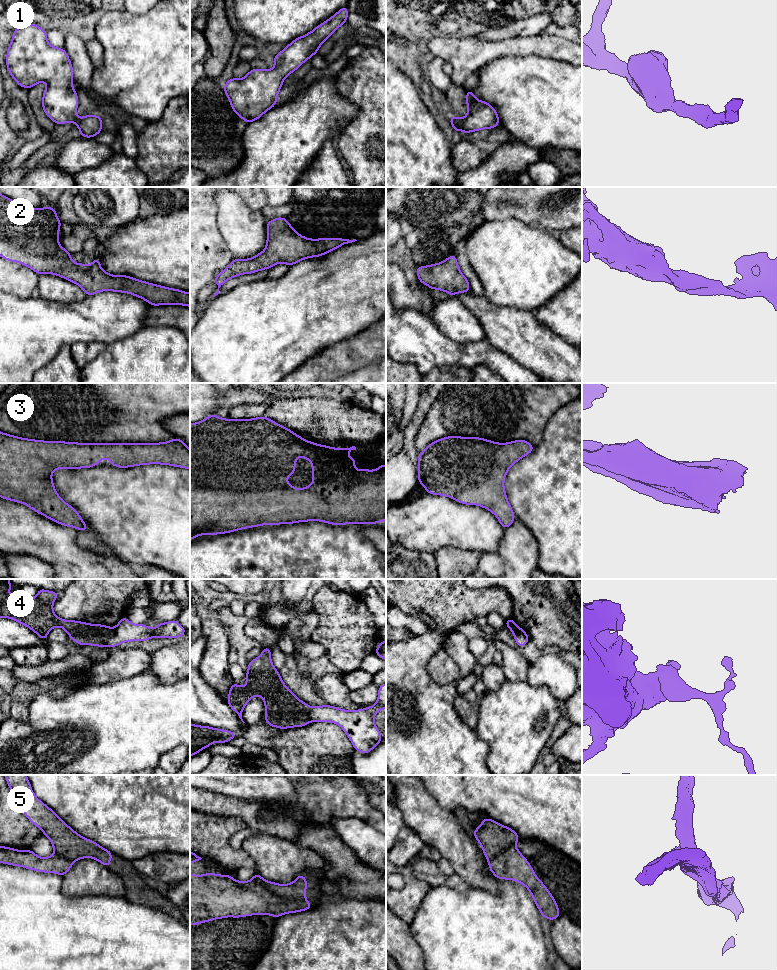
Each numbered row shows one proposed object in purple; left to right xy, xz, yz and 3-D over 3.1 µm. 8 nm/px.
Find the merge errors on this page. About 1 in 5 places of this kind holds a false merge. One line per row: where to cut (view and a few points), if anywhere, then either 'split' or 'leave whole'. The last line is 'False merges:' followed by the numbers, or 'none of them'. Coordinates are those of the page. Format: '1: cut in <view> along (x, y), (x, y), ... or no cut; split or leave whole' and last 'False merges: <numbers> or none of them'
1: no cut; leave whole
2: no cut; leave whole
3: no cut; leave whole
4: no cut; leave whole
5: cut in xz along (253, 878), (276, 895), (298, 900); split
False merges: 5

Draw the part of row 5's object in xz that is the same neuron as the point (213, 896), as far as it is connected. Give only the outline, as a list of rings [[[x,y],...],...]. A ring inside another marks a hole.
[[[190,874],[190,926],[227,917],[271,915],[276,918],[284,914],[297,913],[311,908],[312,903],[306,899],[299,901],[276,896],[254,879],[236,881],[232,875]]]

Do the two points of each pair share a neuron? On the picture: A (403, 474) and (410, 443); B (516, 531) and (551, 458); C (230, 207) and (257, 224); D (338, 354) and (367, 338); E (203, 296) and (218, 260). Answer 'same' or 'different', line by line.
A: different
B: different
C: same
D: same
E: different

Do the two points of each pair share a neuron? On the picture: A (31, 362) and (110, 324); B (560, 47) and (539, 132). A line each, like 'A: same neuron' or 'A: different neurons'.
A: same neuron
B: different neurons

